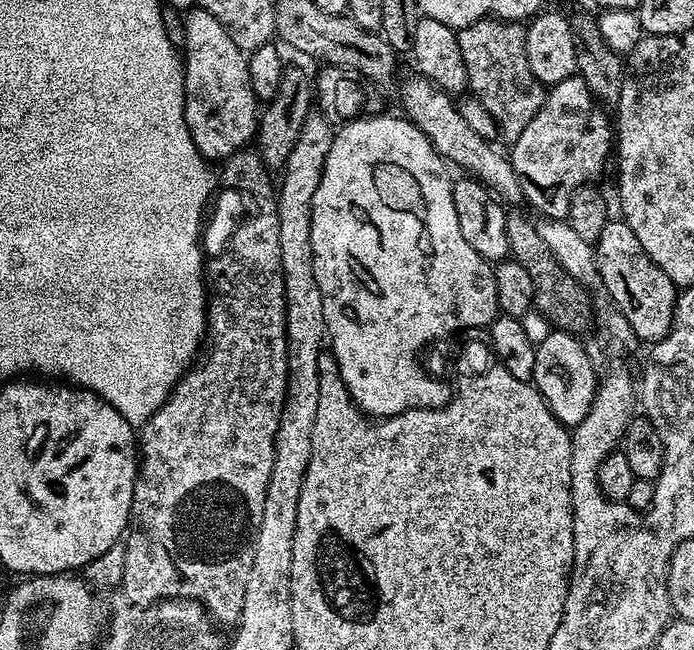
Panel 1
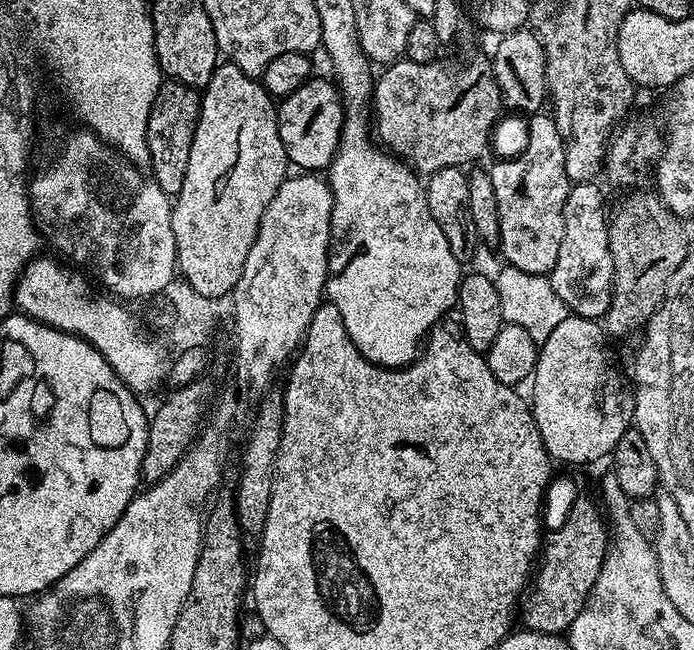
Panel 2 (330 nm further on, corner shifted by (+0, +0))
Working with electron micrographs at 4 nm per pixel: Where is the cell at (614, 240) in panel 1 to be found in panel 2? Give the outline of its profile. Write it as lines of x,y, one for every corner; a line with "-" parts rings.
599,183
572,184
568,189
566,206
564,207
564,233
562,234
562,250
558,250
558,262
554,262
550,279
558,297
575,315
585,316
587,320
599,321
612,307
614,293
614,258
610,254
610,238
608,237
608,221
606,208
604,212
604,192

